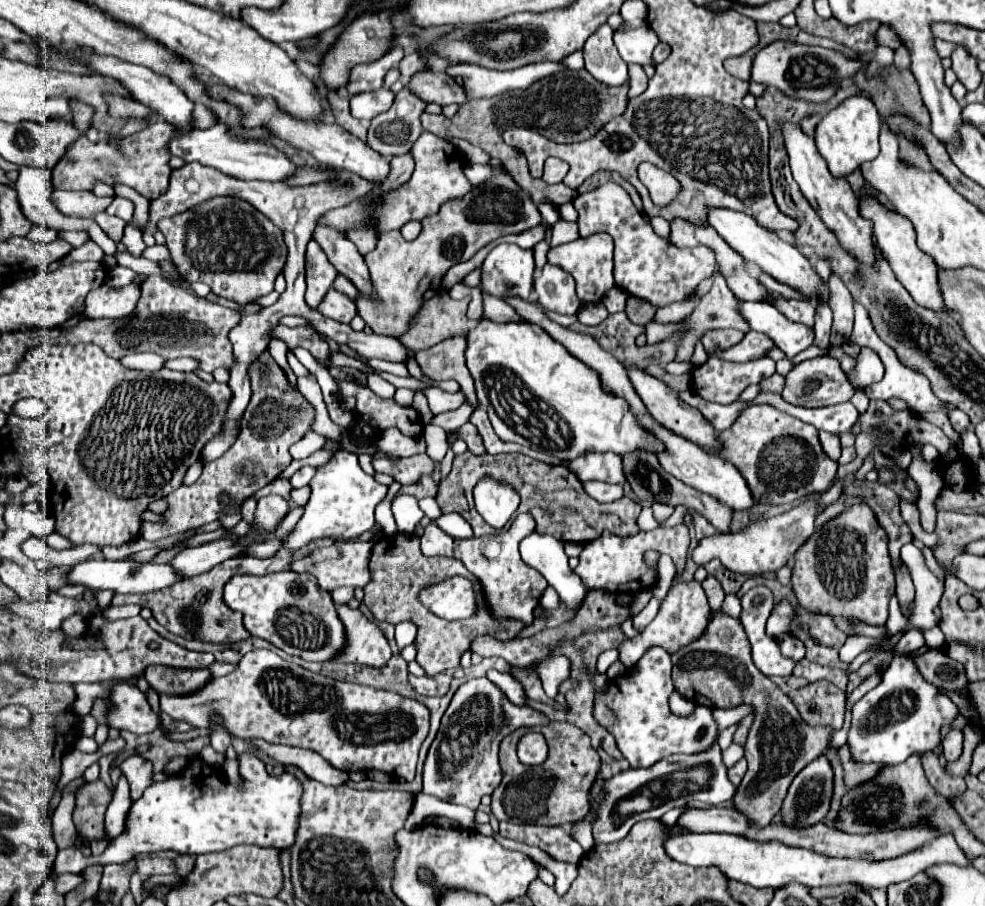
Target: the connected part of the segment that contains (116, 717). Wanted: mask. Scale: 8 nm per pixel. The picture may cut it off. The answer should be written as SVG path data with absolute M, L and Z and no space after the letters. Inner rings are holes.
M121 683L121 685L115 685L113 691L111 691L111 701L115 703L115 709L113 711L107 711L109 715L109 725L115 727L115 729L127 729L135 735L145 735L145 733L153 733L159 729L159 715L149 707L145 695L133 687L133 685L127 685L127 683Z

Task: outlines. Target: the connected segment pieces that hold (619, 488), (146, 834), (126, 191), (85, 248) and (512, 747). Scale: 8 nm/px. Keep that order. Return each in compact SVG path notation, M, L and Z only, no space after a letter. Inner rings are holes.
M583 483L583 487L585 487L585 491L593 497L593 499L597 499L597 501L601 501L601 503L611 503L611 501L617 501L617 499L621 499L623 495L625 495L625 485L607 485L607 483Z
M245 751L237 755L241 785L227 783L218 768L193 753L187 767L175 779L153 783L143 797L133 803L127 819L127 831L111 839L101 855L85 857L79 849L61 849L55 859L57 873L81 873L91 865L127 863L147 851L175 851L181 855L199 855L225 851L237 845L259 845L289 849L293 845L301 815L301 781L293 773L269 775L263 761Z
M125 185L115 187L115 193L121 195L121 197L131 199L131 201L135 203L135 217L133 217L133 219L137 221L137 225L139 225L141 229L145 229L145 225L149 223L149 201L147 201L141 193L137 193L137 191L133 191L133 189L125 187Z
M95 241L83 243L79 249L73 249L65 259L61 259L61 265L71 265L71 263L81 263L81 261L101 261L103 251Z
M553 721L545 727L521 727L507 735L501 743L501 767L505 773L503 781L491 795L491 811L499 821L509 820L509 817L539 817L535 821L537 824L561 826L570 833L573 821L583 819L589 813L587 793L597 779L601 759L579 727ZM529 731L541 733L549 745L549 757L539 767L525 767L517 759L517 743Z

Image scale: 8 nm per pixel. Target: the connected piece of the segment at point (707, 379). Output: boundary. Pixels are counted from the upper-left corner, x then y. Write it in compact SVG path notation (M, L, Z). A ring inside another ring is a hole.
M711 357L703 367L693 369L693 387L703 399L727 405L733 403L751 383L759 383L773 373L775 361L769 357L747 363L731 363Z

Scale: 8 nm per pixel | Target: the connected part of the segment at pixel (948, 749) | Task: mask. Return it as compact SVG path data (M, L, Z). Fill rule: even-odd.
M951 727L941 745L943 745L943 755L945 755L947 761L959 759L959 755L961 755L961 745L963 745L963 731Z

